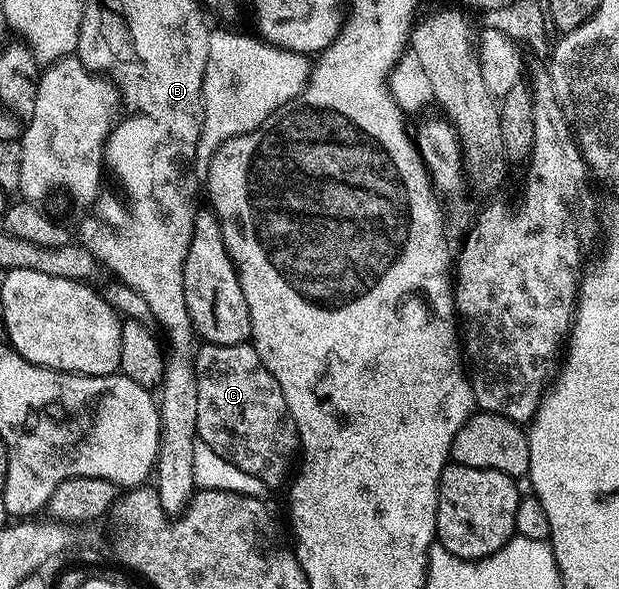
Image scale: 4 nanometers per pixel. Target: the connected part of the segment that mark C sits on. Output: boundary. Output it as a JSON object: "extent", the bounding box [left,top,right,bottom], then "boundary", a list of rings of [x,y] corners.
{"extent":[193,344,300,487],"boundary":[[[199,344],[193,354],[194,374],[196,375],[196,437],[203,441],[216,454],[223,456],[228,463],[235,464],[248,475],[256,475],[267,487],[287,484],[291,476],[290,464],[295,464],[300,453],[298,428],[294,425],[292,415],[288,411],[288,403],[284,403],[284,391],[280,391],[280,383],[264,367],[260,355],[253,344],[244,345],[211,345]]]}

